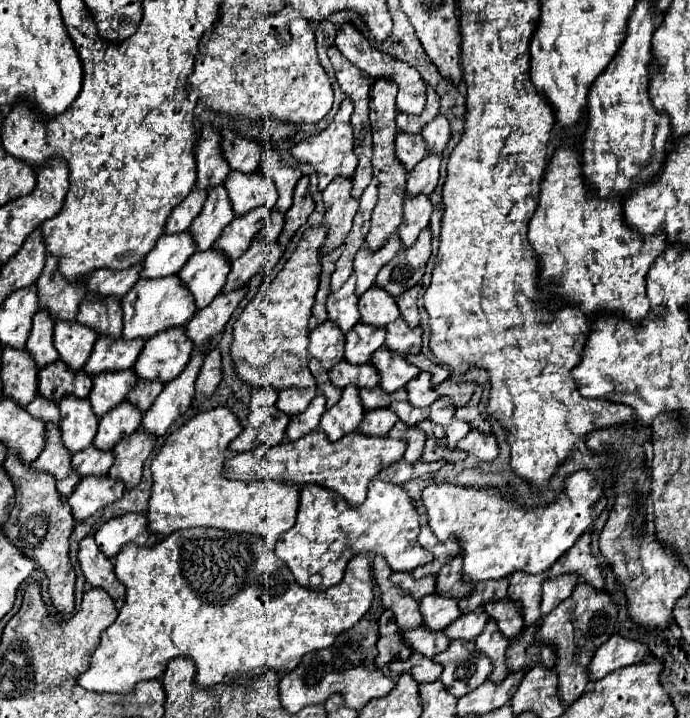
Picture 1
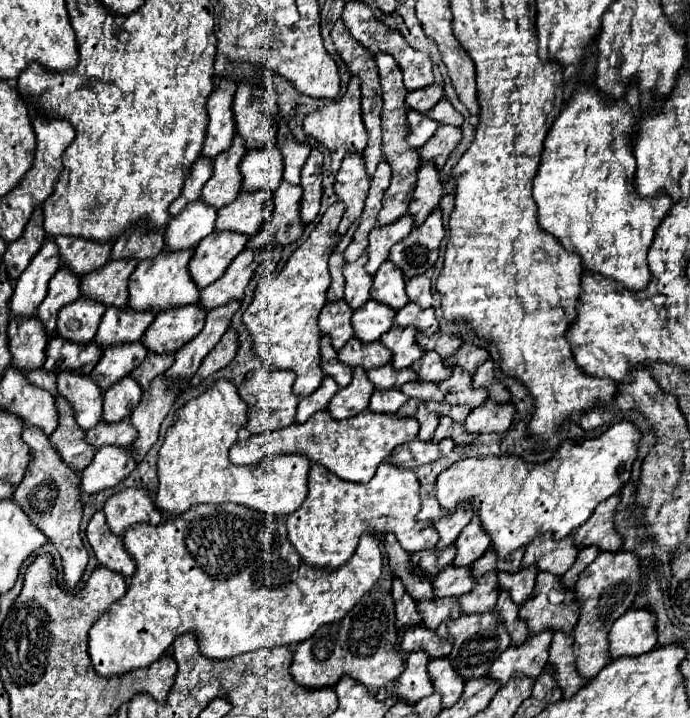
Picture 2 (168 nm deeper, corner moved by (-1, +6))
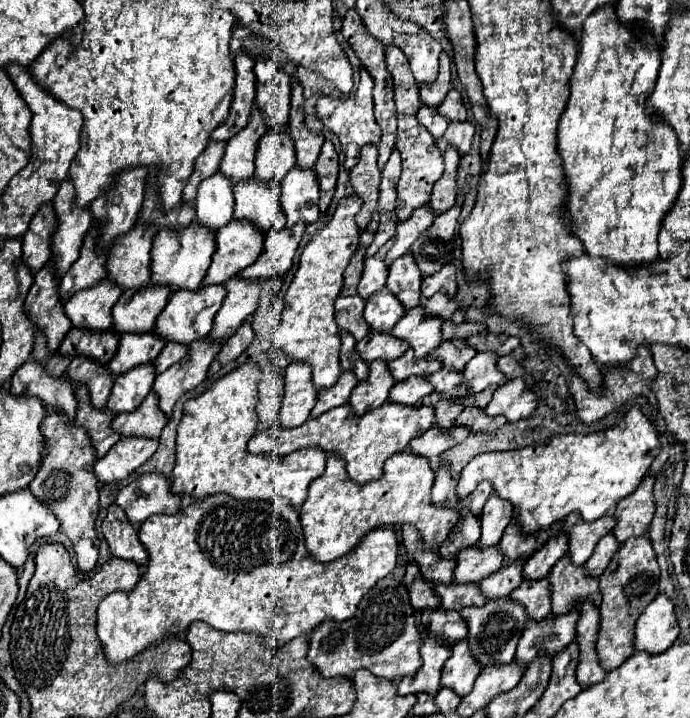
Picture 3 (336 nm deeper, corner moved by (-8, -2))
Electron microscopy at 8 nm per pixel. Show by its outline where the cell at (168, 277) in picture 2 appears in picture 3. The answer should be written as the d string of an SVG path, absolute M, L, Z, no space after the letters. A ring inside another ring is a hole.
M190 223L182 229L160 229L154 237L152 247L152 285L170 285L172 289L200 289L200 283L210 267L212 253L216 251L216 235L208 235L204 227L196 227Z

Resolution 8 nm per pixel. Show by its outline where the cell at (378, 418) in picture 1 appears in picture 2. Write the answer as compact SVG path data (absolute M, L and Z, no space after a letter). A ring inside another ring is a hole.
M385 389L385 391L375 391L371 395L369 401L369 409L375 413L385 413L385 415L393 415L403 403L407 401L407 397L399 391L399 389Z

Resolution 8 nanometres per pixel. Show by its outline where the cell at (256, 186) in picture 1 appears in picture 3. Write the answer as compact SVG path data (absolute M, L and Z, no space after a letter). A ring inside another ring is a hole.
M268 131L258 143L254 165L254 177L258 181L282 181L296 165L296 151L292 139L288 139L288 131Z

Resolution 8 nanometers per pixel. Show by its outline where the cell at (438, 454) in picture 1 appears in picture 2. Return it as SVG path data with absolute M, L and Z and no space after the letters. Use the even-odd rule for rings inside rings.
M441 417L441 419L439 419L439 427L437 427L435 435L433 435L433 443L439 443L439 441L445 439L445 437L457 439L457 437L467 437L467 435L461 433L461 429L451 421L451 417Z

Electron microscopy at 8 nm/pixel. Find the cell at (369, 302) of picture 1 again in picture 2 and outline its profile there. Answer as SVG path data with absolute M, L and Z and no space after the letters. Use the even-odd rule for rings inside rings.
M385 261L373 275L373 285L369 295L373 301L383 303L395 311L399 311L409 303L405 295L405 277L397 267L393 267L391 261Z

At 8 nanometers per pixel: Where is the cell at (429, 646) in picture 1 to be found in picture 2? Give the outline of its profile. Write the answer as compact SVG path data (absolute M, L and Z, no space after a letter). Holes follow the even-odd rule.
M433 599L433 601L421 601L417 603L417 613L423 617L423 625L431 631L437 629L447 619L455 619L459 615L457 603L453 599Z

